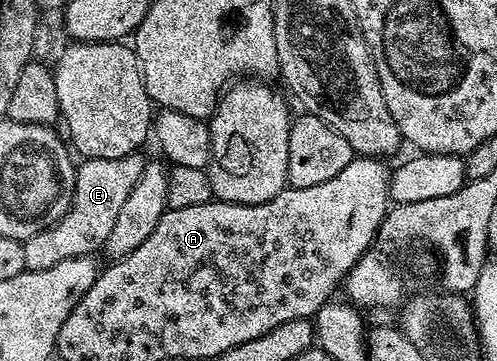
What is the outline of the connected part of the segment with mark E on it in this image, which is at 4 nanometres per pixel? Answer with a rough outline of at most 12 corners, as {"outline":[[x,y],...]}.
{"outline":[[143,155],[85,159],[57,224],[23,241],[27,271],[99,253]]}

